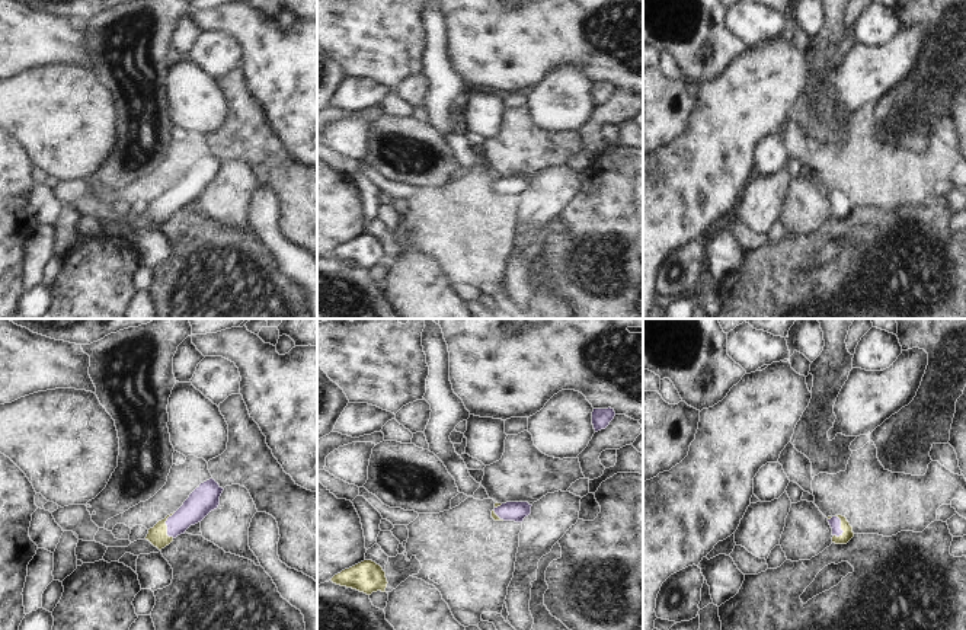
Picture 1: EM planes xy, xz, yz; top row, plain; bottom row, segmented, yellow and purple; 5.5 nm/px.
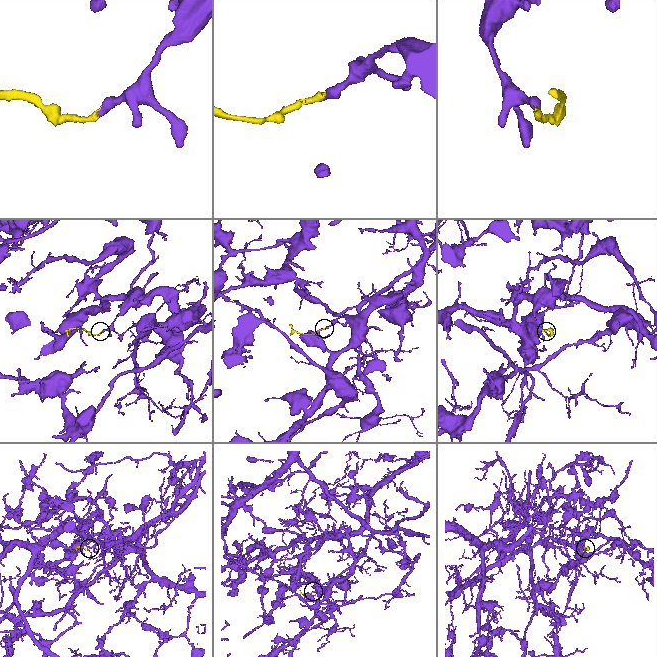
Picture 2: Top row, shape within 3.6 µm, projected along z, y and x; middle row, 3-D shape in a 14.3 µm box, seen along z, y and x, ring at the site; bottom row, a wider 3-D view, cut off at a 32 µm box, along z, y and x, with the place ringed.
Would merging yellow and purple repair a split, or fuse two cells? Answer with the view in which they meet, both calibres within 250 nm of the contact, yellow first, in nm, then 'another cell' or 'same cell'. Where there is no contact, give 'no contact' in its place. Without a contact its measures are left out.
contact in xy; calibres 110 and 150 nm; same cell

